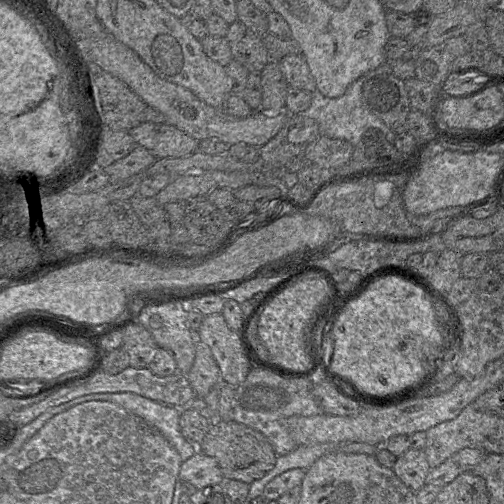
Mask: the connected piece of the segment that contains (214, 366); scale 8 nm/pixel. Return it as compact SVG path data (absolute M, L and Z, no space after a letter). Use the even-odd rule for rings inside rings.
M197 341L195 360L186 375L196 396L204 398L214 387L222 385L220 368L214 359L210 348Z

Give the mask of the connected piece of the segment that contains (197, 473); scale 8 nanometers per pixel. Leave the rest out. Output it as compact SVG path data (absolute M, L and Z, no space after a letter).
M199 451L182 462L179 479L190 482L198 490L202 490L216 484L223 484L224 486L225 478L217 460Z

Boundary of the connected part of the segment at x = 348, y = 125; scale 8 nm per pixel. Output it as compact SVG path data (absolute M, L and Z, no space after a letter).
M386 62L361 76L347 88L342 96L337 98L325 97L316 89L311 94L311 105L305 114L315 120L320 136L346 140L355 147L367 129L377 128L383 132L390 143L393 143L396 134L379 117L366 108L363 103L362 88L364 83L383 73L392 73L390 63Z

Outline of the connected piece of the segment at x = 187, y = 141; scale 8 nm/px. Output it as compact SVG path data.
M146 121L128 132L157 159L185 157L198 150L198 141L169 123Z

